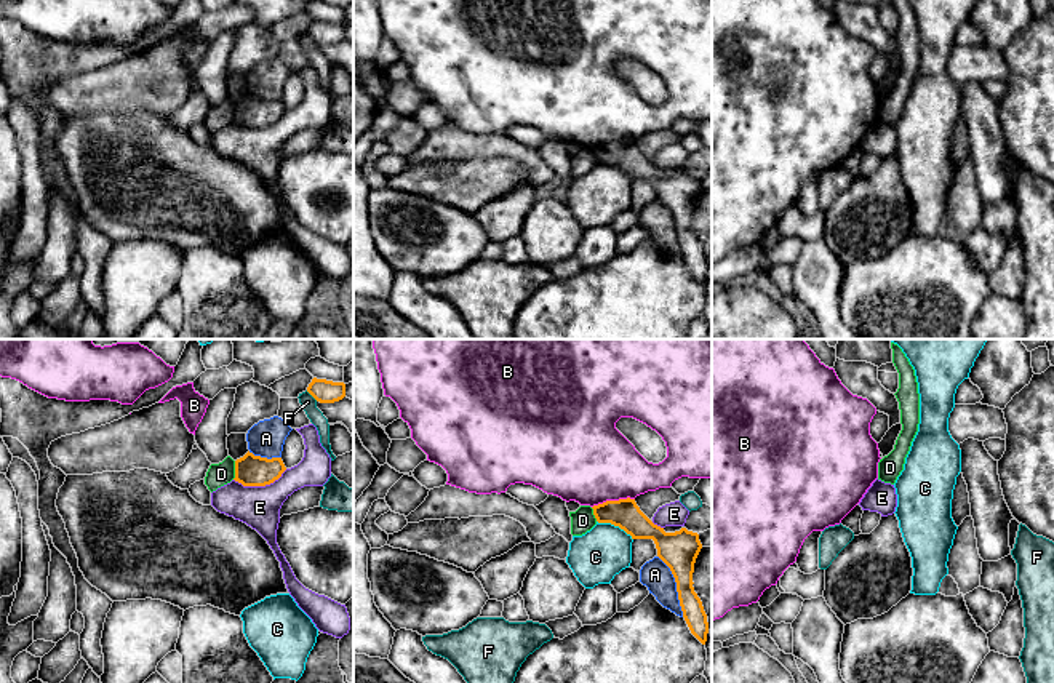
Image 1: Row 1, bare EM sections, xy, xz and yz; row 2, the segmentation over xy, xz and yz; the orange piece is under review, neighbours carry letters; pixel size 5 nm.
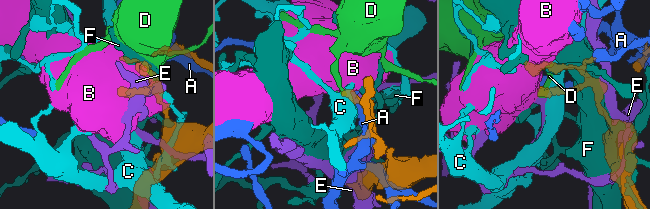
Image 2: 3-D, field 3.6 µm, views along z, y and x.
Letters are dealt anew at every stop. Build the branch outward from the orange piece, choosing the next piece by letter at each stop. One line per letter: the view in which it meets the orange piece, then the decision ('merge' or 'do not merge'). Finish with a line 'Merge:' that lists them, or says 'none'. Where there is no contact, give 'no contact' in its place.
A: contact in xz; do not merge
B: contact in xz; do not merge
C: contact in xz; do not merge
D: contact in xy; do not merge
E: contact in xy; do not merge
F: contact in xy; merge
Merge: F

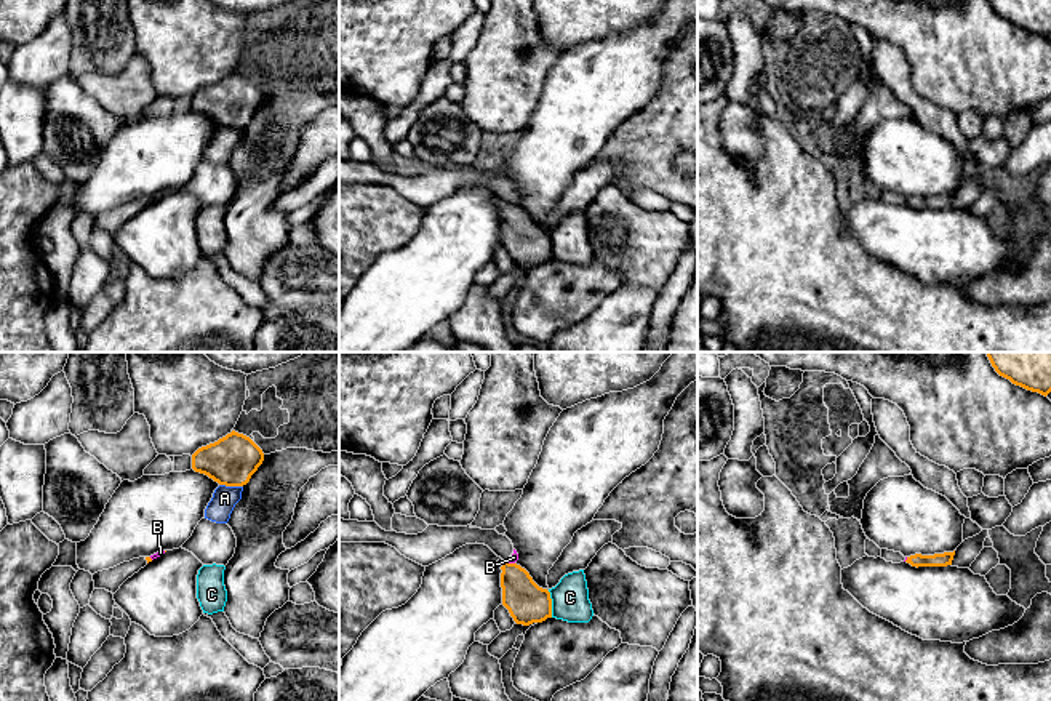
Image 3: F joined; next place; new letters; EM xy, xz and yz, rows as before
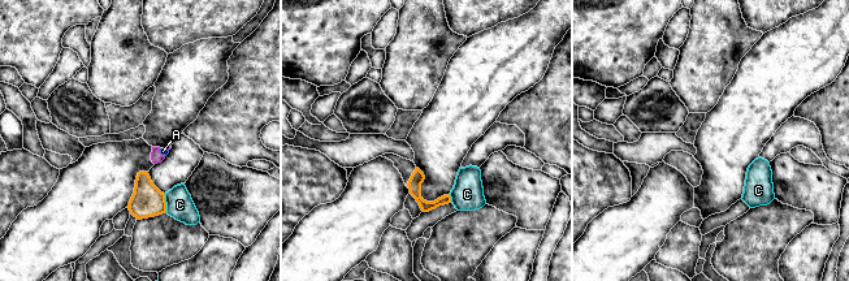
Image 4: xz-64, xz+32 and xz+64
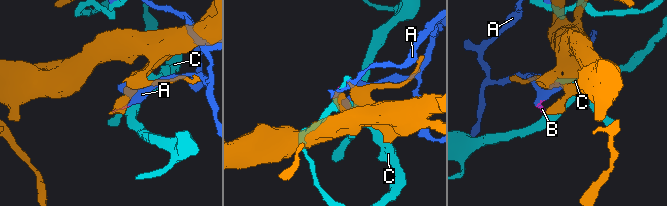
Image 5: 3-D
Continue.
A: contact in xy; do not merge
B: contact in xz; do not merge
C: contact in xz; do not merge
Merge: none

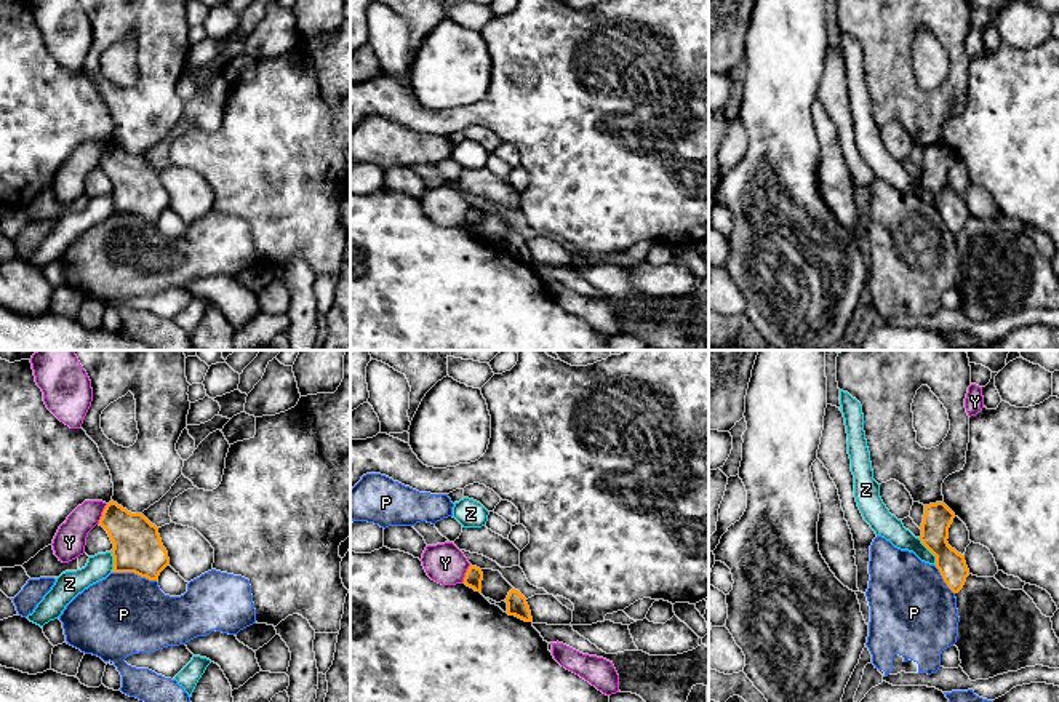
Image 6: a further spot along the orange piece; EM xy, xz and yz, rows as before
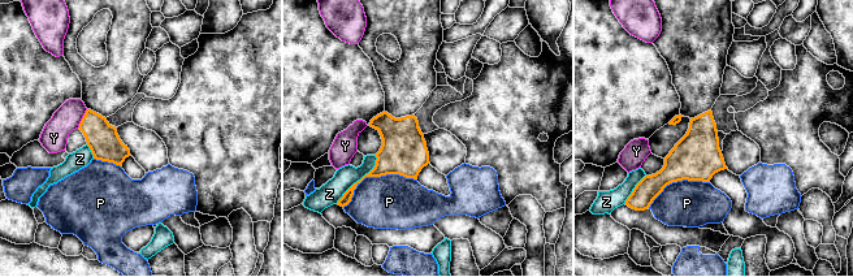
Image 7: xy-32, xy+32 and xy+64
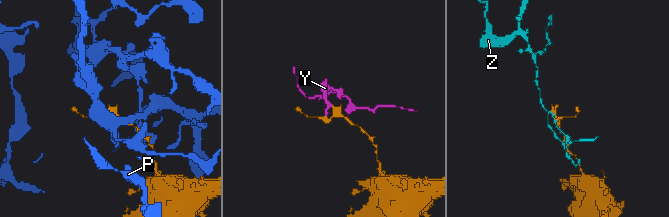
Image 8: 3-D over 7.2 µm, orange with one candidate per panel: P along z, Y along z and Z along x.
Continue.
P: contact in xy; do not merge
Y: contact in xy; merge
Z: contact in yz; do not merge
Merge: Y

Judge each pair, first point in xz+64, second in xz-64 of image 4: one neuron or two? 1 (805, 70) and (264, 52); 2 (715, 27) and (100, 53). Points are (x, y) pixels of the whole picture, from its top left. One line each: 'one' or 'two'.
1: two
2: one

